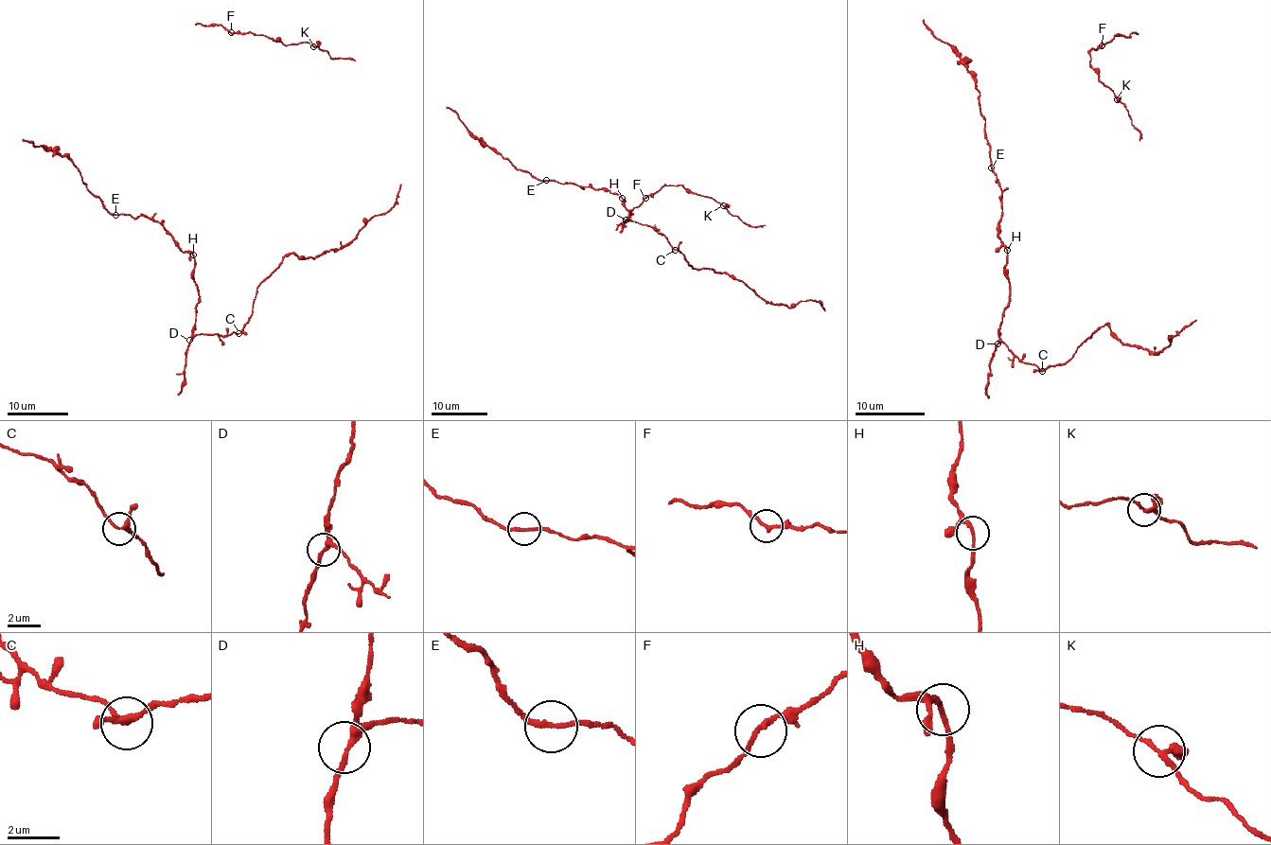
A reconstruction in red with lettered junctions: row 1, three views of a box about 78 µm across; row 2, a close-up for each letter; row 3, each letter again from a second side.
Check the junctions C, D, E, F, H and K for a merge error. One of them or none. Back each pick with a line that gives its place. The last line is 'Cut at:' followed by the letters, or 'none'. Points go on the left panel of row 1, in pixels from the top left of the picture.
Cut at: none

